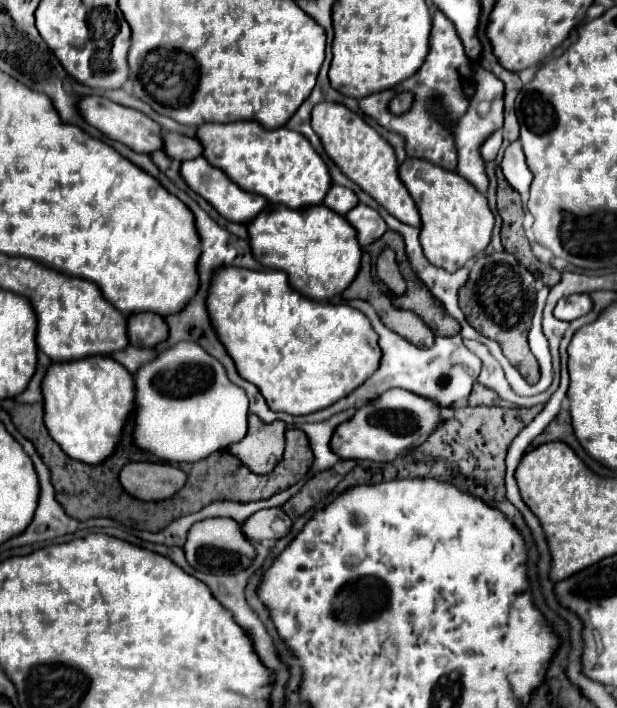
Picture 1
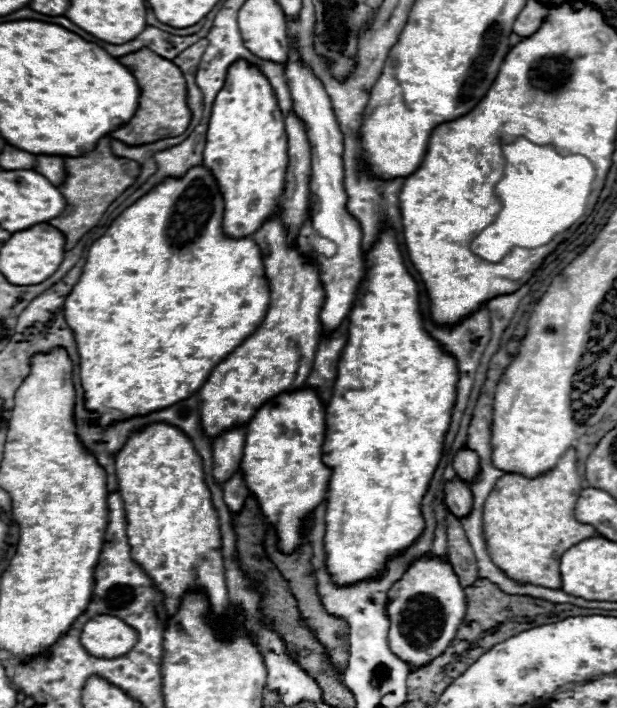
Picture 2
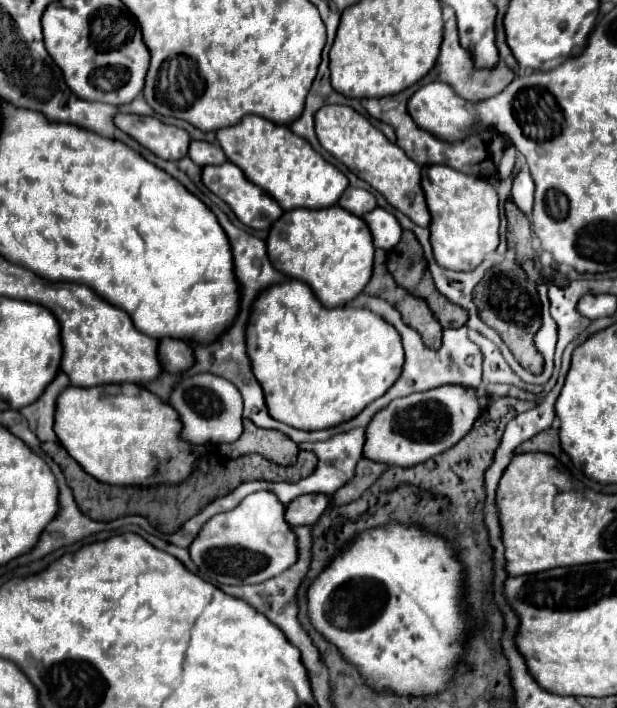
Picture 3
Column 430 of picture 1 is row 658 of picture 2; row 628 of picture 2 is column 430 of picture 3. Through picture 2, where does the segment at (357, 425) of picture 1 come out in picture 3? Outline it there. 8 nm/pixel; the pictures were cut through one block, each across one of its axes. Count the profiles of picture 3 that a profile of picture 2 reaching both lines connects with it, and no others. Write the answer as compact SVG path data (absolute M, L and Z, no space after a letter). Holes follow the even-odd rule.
M440 386L398 398L368 422L362 454L388 466L416 466L460 442L472 430L478 414L480 404L474 390L460 390L460 386Z

